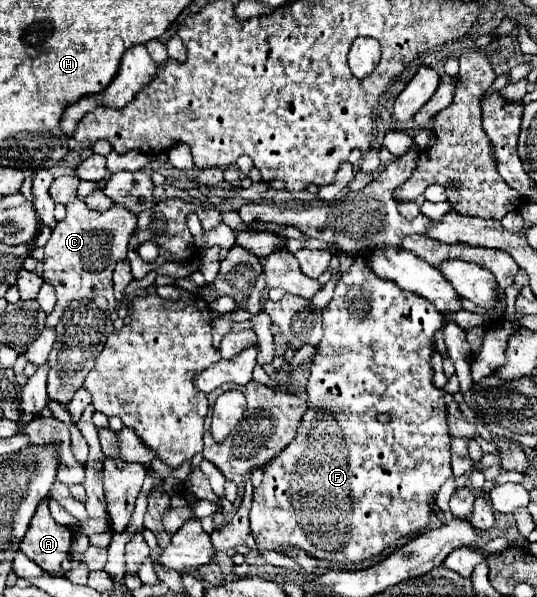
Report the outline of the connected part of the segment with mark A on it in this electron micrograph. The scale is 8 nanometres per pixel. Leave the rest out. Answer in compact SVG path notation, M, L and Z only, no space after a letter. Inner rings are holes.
M47 500L37 506L37 514L29 524L29 534L21 540L21 552L41 566L45 572L57 576L61 574L61 562L69 556L73 544L73 530L57 524L51 518Z

